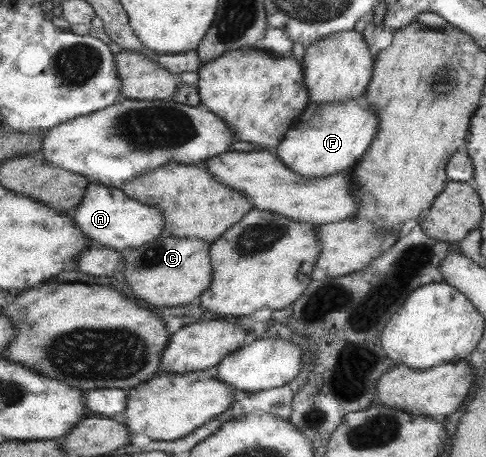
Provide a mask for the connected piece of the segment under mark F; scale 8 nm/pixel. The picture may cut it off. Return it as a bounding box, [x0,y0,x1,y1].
[273,95,378,177]

